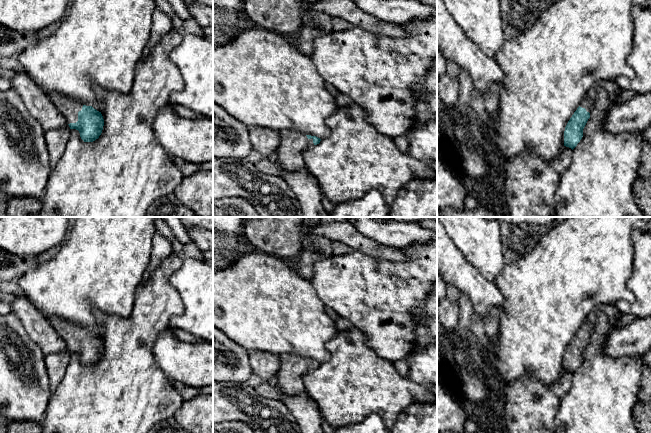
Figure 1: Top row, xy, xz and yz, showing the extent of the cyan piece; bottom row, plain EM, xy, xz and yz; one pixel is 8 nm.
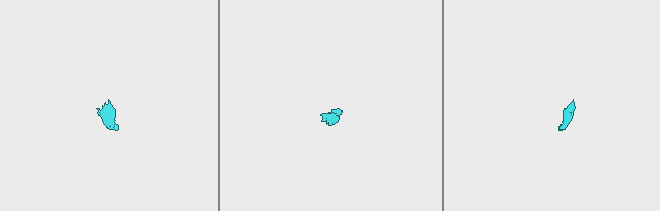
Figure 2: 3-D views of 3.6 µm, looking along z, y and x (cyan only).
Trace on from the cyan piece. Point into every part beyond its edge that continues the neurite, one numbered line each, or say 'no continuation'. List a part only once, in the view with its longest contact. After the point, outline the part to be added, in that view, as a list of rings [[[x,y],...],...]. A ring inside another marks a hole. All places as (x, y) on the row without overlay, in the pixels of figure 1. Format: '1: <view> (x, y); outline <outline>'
1: xy (69, 331); outline [[[57,317],[51,318],[49,322],[66,342],[68,348],[78,345],[78,336],[82,334],[83,327]]]

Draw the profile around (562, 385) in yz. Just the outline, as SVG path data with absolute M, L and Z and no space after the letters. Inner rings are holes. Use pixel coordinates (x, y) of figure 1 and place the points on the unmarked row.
M563 370L557 380L551 385L554 394L562 399L570 390L572 386L573 374L569 371Z

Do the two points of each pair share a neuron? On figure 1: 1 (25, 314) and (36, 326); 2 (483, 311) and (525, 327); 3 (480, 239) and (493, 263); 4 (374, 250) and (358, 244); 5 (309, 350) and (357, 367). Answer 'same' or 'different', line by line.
1: same
2: different
3: same
4: same
5: different

